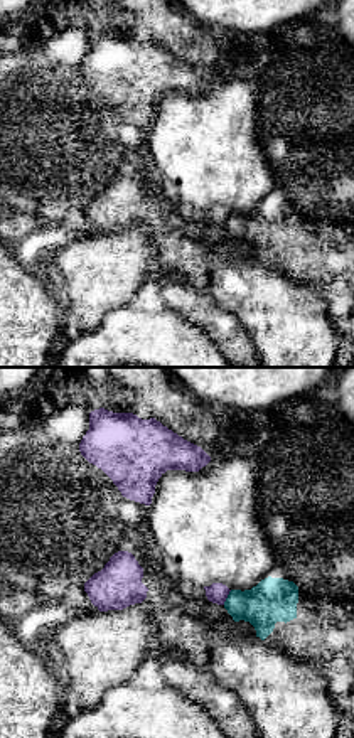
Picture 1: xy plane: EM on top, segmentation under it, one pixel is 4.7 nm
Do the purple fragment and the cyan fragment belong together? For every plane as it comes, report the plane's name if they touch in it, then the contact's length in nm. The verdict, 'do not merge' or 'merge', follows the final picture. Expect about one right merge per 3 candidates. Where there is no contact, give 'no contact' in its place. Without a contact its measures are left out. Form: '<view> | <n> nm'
xy | 80 nm

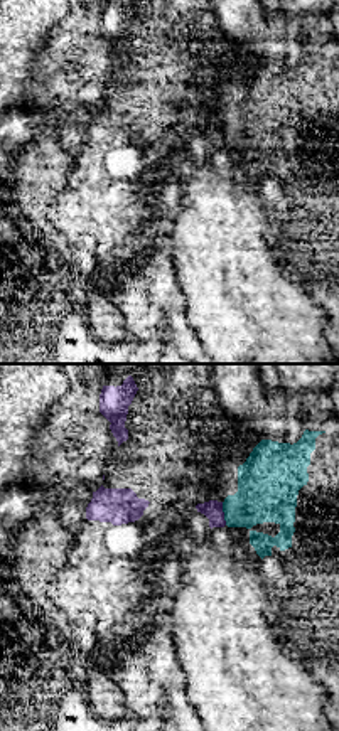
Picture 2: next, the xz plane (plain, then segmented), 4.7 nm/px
xz | 110 nm

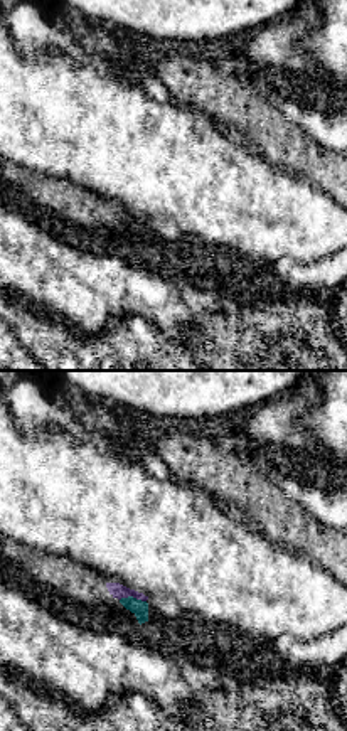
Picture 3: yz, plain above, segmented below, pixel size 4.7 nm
yz | 130 nm

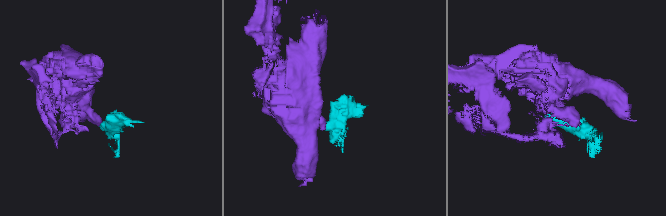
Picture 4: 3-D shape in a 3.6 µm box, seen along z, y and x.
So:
do not merge

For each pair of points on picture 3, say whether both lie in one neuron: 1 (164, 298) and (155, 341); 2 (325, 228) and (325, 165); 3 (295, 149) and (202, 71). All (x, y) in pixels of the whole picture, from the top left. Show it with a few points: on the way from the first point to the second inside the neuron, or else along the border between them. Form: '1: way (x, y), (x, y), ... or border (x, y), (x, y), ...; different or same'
1: border (118, 319), (144, 317), (167, 337), (186, 346); different
2: border (290, 172), (320, 187), (329, 196); different
3: way (272, 133), (226, 95); same

